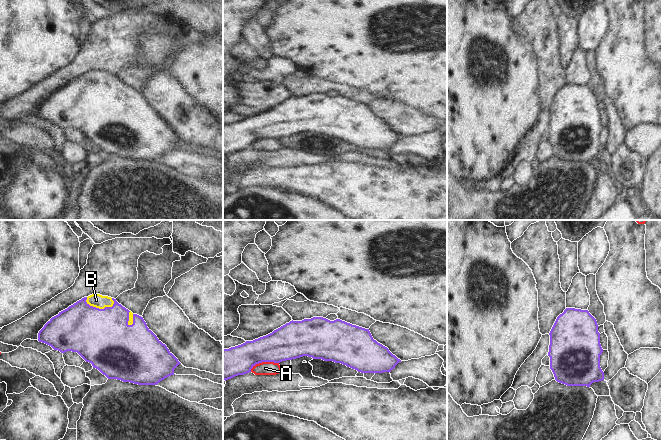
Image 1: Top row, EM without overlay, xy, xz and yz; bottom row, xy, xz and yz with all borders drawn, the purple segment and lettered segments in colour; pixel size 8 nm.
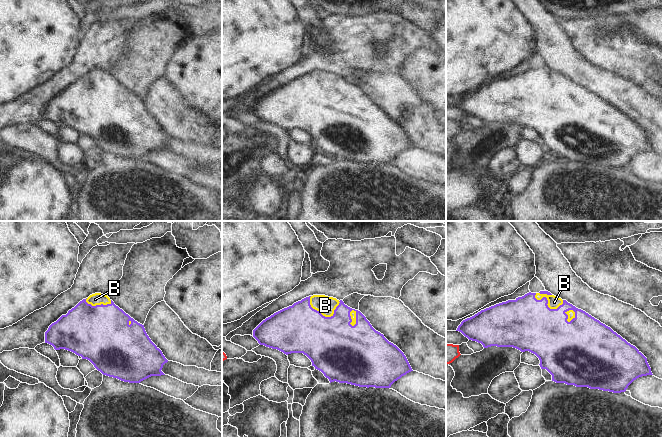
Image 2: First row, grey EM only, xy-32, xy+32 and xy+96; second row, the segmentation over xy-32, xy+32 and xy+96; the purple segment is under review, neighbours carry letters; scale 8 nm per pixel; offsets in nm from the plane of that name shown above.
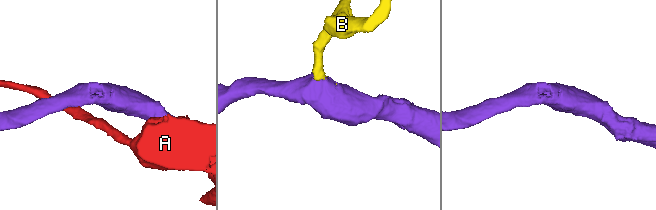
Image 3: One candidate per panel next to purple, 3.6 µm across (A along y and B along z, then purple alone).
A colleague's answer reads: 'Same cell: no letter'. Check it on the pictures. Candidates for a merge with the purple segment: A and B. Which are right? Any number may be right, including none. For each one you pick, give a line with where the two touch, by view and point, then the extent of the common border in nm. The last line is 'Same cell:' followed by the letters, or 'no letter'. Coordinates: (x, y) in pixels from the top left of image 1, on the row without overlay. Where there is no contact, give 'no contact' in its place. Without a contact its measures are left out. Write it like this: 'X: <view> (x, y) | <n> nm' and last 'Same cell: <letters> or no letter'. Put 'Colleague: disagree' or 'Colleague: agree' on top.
Colleague: disagree
B: xy (98, 84) | 240 nm
Same cell: B

